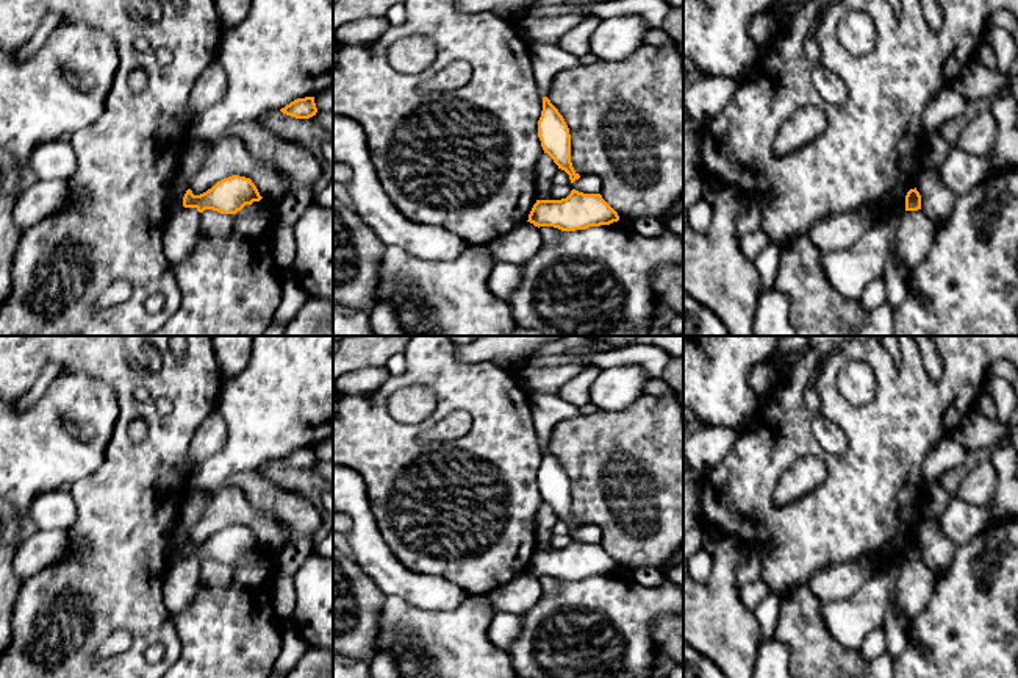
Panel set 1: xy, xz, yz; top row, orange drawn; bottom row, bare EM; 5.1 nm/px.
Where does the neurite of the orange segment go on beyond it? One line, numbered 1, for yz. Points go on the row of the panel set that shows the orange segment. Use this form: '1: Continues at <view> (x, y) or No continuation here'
1: No continuation here

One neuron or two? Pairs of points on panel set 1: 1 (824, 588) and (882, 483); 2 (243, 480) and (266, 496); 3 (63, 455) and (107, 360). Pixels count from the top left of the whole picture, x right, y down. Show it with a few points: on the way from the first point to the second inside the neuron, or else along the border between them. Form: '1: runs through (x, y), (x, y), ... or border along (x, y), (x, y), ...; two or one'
1: border along (873, 560), (859, 556), (826, 567), (809, 580); two
2: runs through (249, 481), (260, 491); one
3: border along (63, 369), (100, 378), (113, 391), (119, 410); two

